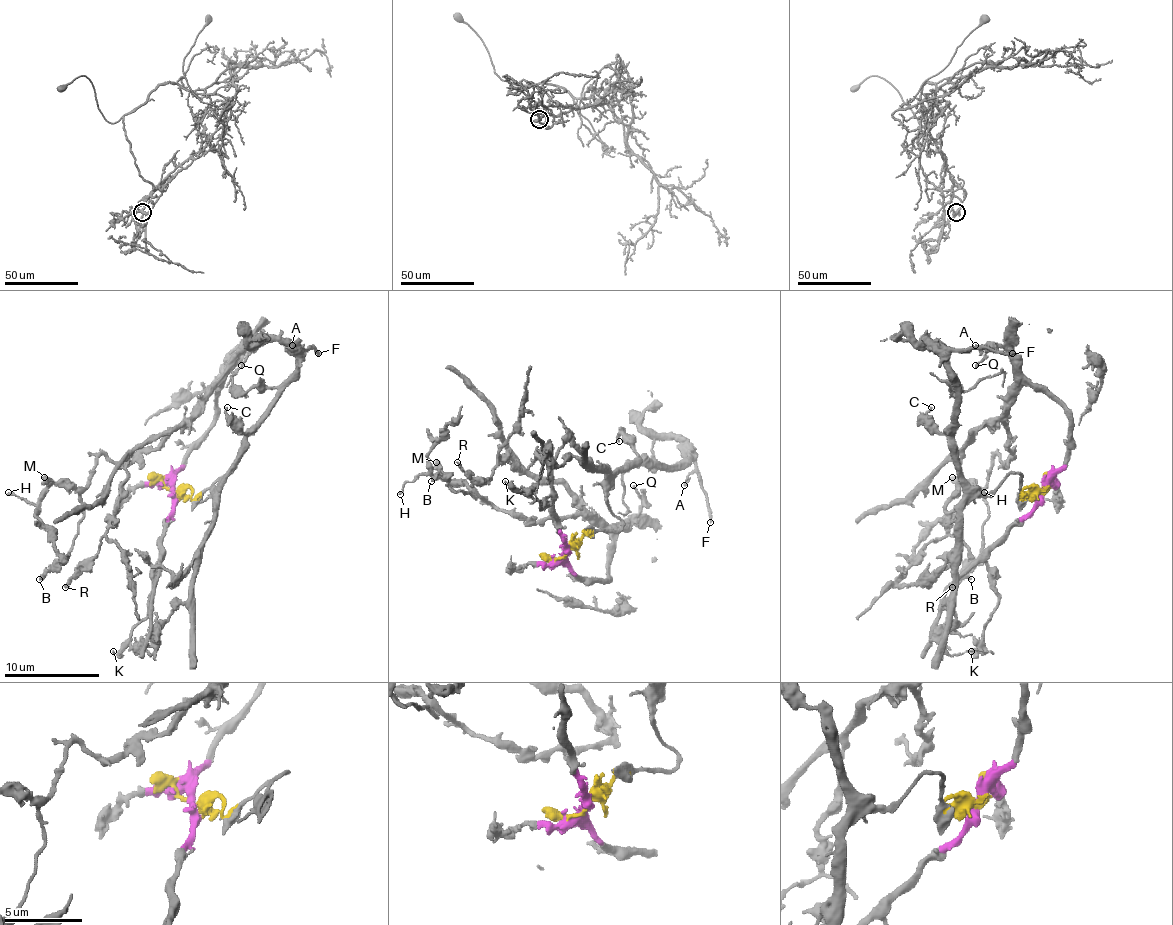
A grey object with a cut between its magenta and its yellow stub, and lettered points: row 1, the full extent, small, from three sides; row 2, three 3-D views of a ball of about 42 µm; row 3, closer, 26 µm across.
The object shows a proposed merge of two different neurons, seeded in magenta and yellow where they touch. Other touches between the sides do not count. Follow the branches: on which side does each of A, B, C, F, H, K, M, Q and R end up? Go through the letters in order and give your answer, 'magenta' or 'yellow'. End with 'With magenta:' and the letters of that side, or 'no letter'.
A: yellow
B: magenta
C: yellow
F: yellow
H: magenta
K: magenta
M: magenta
Q: magenta
R: magenta
With magenta: B, H, K, M, Q, R

